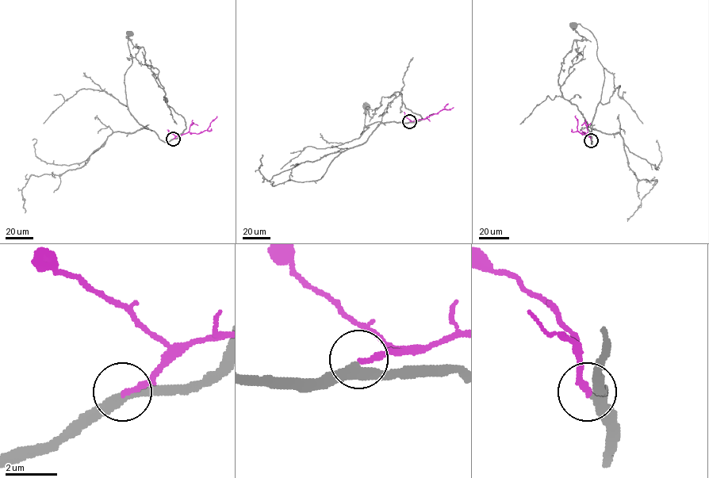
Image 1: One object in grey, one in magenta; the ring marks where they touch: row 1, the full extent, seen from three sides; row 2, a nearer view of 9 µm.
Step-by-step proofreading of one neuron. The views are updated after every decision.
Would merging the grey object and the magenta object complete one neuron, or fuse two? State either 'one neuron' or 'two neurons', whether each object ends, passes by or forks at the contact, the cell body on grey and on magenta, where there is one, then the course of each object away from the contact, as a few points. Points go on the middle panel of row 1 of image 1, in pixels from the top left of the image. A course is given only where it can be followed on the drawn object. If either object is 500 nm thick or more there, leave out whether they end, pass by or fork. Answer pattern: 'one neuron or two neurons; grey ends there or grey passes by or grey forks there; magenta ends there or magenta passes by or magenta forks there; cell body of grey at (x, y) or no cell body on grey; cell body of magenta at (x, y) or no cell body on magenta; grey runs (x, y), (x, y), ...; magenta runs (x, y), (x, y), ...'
one neuron; grey passes by; magenta ends there; cell body of grey at (366, 106); no cell body on magenta; grey runs (409, 122), (422, 117), (406, 108), (399, 92), (383, 96), (372, 116), (367, 107); magenta runs (409, 121), (453, 108)

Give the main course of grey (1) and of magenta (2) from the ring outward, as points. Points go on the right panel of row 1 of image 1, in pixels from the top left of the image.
1: (591, 139), (588, 123), (576, 105), (563, 96), (557, 80), (561, 63), (573, 41), (586, 39), (574, 24)
2: (591, 139), (587, 133), (582, 135), (577, 131), (576, 116)

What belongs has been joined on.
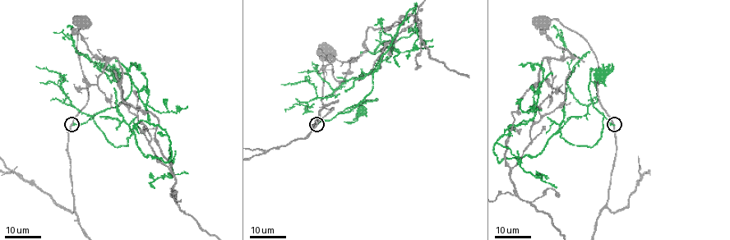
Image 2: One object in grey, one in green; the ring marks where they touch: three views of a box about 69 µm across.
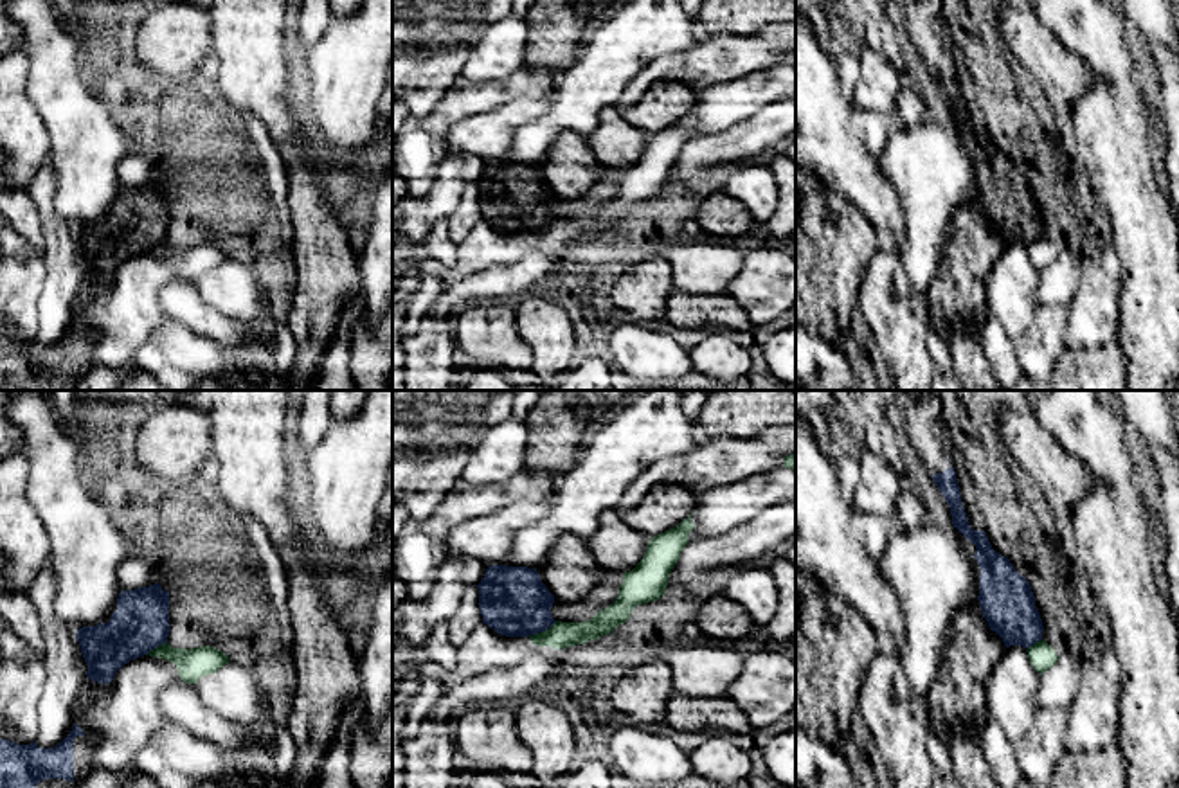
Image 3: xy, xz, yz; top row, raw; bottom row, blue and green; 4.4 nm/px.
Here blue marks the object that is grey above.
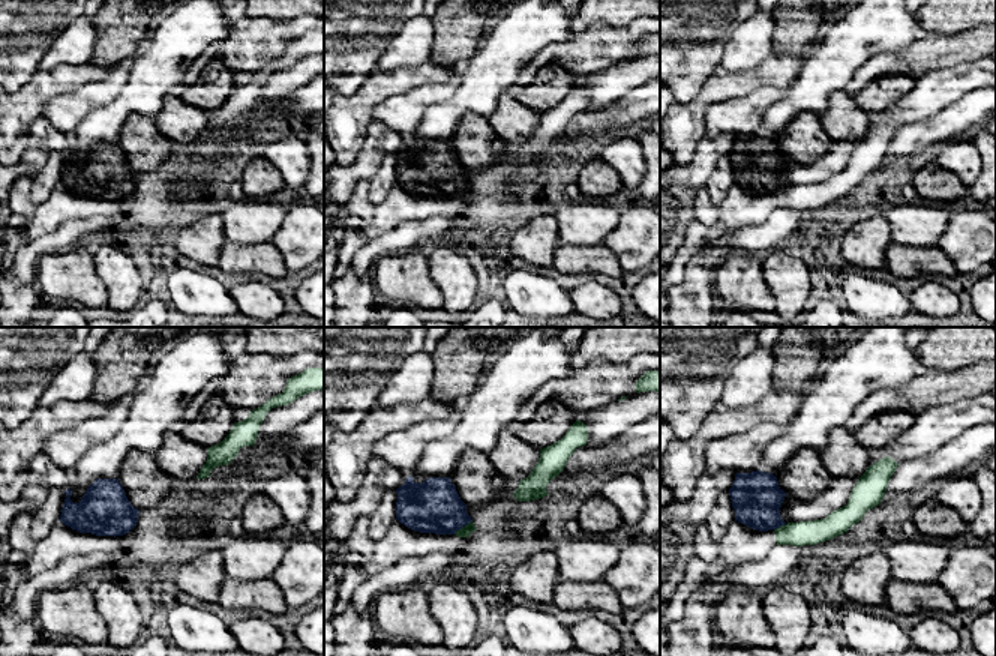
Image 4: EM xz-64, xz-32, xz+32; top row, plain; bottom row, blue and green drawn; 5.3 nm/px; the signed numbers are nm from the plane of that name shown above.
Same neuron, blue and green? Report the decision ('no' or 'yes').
no

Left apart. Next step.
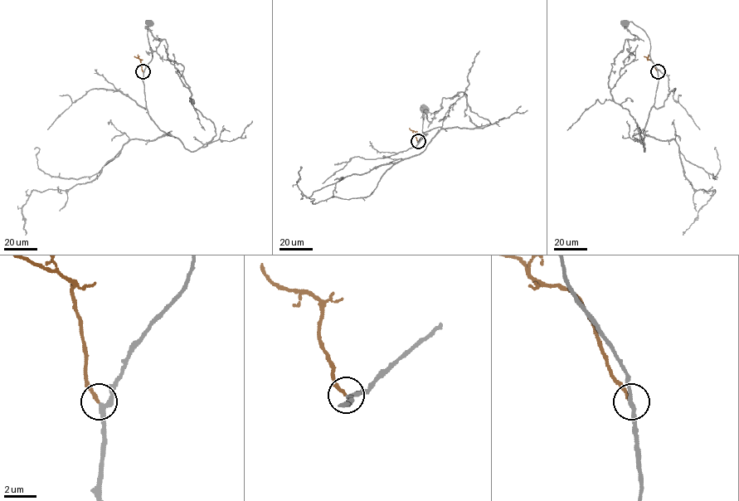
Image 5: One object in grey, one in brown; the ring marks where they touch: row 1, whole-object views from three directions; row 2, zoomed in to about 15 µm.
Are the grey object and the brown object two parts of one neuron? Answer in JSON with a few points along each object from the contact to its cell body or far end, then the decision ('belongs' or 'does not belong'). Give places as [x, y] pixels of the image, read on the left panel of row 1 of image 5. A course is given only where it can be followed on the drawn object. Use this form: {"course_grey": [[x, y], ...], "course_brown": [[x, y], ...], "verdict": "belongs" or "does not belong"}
{"course_grey": [[143, 71], [154, 124], [190, 151], [205, 148], [214, 124], [192, 104], [183, 67], [150, 22]], "course_brown": [[143, 71], [140, 60], [134, 56]], "verdict": "belongs"}

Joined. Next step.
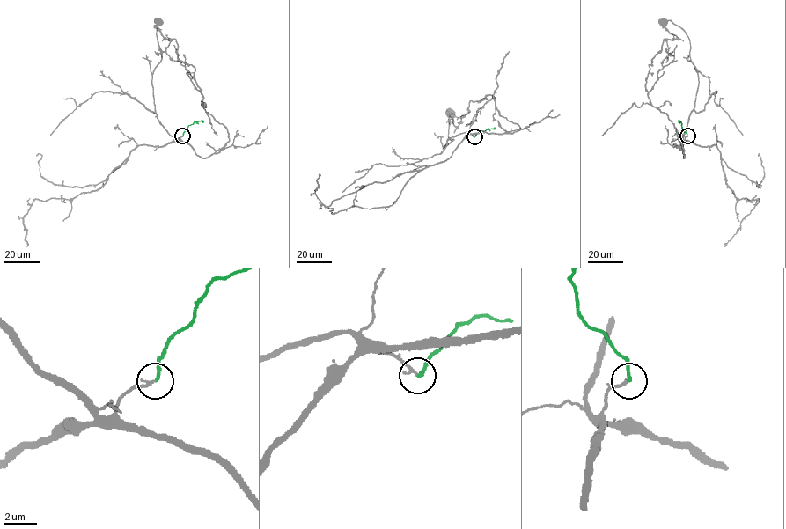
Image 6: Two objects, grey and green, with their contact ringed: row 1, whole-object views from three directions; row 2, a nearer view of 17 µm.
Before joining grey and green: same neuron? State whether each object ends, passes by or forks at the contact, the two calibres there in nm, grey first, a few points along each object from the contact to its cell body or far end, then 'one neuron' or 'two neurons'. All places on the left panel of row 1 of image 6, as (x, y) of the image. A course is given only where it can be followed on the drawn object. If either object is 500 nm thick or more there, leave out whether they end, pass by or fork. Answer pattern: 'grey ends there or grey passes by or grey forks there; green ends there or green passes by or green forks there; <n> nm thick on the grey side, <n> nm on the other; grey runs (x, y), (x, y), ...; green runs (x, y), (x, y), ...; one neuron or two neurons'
grey ends there; green ends there; 190 nm thick on the grey side, 200 nm on the other; grey runs (182, 135), (203, 158), (229, 141), (203, 107), (194, 69), (178, 58), (176, 40), (161, 34), (159, 21); green runs (182, 135), (188, 125), (202, 122); one neuron

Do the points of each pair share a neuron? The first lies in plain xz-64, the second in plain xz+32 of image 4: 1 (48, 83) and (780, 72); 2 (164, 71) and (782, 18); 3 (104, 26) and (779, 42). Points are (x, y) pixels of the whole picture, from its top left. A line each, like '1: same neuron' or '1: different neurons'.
1: same neuron
2: different neurons
3: same neuron

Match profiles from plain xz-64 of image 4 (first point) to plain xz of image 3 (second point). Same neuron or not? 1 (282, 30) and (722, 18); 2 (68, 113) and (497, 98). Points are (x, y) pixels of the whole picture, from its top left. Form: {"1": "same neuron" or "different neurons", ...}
{"1": "different neurons", "2": "different neurons"}

